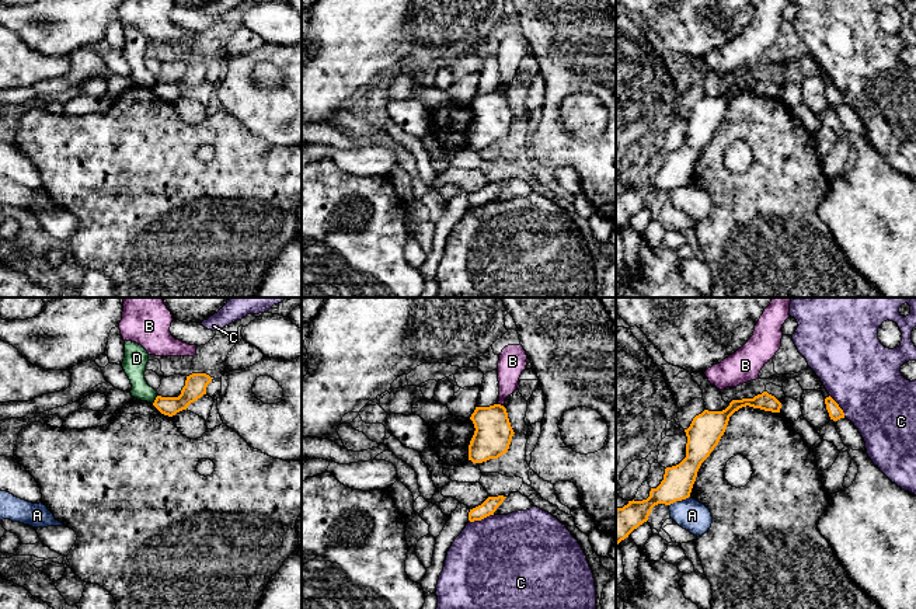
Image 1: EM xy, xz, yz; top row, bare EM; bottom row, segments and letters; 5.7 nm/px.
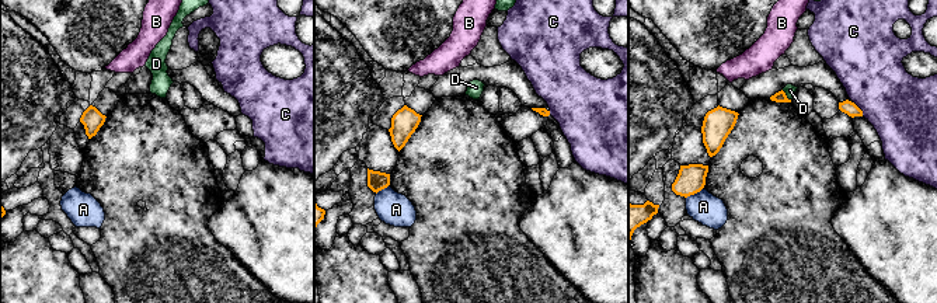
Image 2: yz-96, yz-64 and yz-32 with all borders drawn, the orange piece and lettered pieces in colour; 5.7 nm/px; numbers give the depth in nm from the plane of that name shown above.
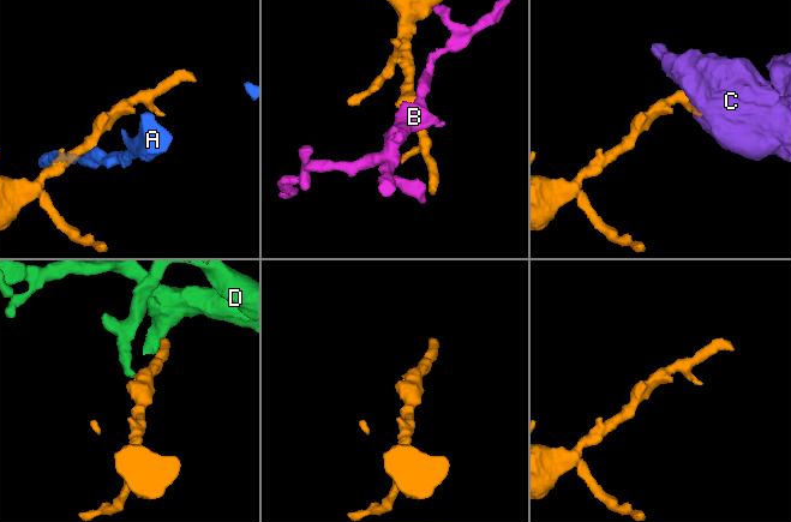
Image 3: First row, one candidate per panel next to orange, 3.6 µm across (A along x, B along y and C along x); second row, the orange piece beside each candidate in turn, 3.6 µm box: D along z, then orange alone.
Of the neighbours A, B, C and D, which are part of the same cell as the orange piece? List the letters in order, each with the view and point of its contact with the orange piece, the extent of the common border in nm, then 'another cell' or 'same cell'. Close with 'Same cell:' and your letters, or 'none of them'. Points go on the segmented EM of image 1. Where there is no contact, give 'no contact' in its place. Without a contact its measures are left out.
A: yz (679, 500) | 130 nm | another cell
B: xz (500, 404) | 40 nm | another cell
C: xz (481, 518) | 140 nm | another cell
D: xy (155, 400) | 60 nm | another cell
Same cell: none of them

